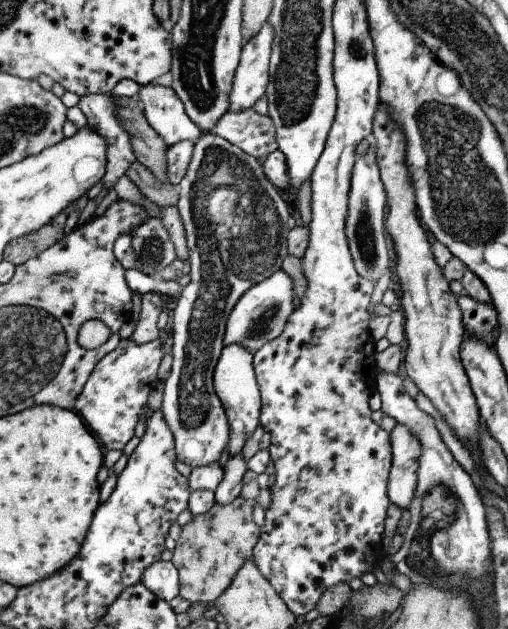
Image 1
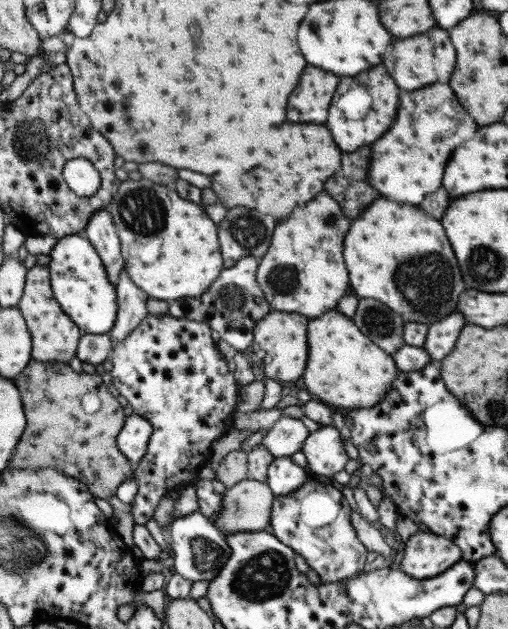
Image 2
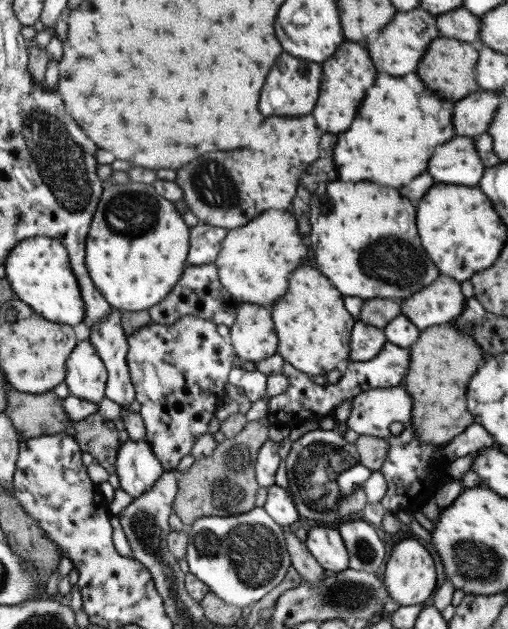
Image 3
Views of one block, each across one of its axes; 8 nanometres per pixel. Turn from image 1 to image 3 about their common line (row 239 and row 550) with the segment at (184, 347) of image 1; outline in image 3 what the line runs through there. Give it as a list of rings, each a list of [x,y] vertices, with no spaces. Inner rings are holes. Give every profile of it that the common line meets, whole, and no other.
[[[263,506],[231,518],[201,518],[189,526],[187,532],[187,562],[191,564],[191,572],[209,584],[211,592],[241,608],[259,602],[273,588],[277,588],[283,582],[287,570],[293,566],[287,532]]]

